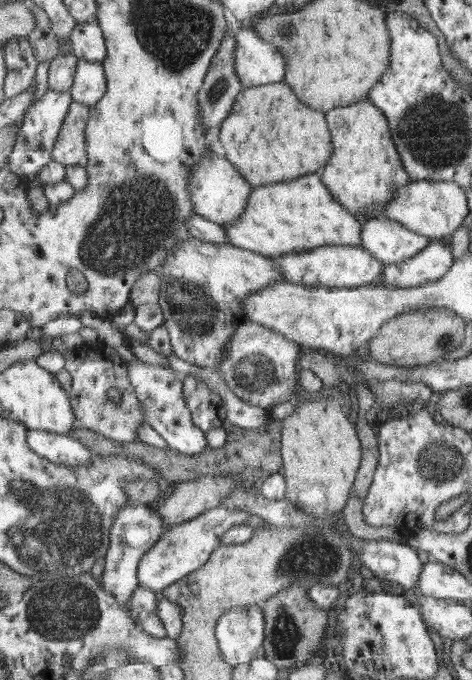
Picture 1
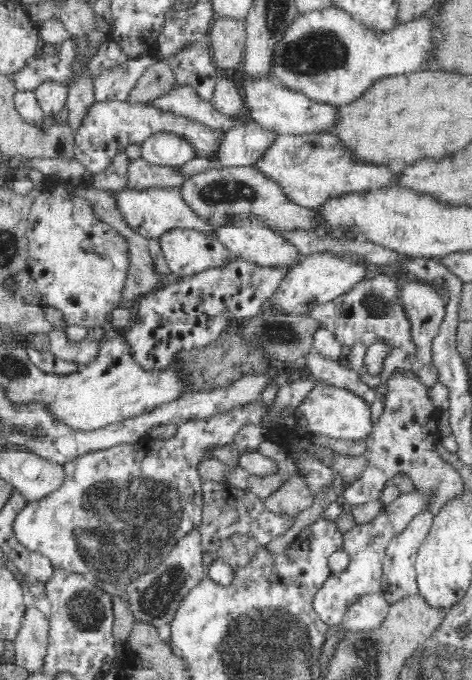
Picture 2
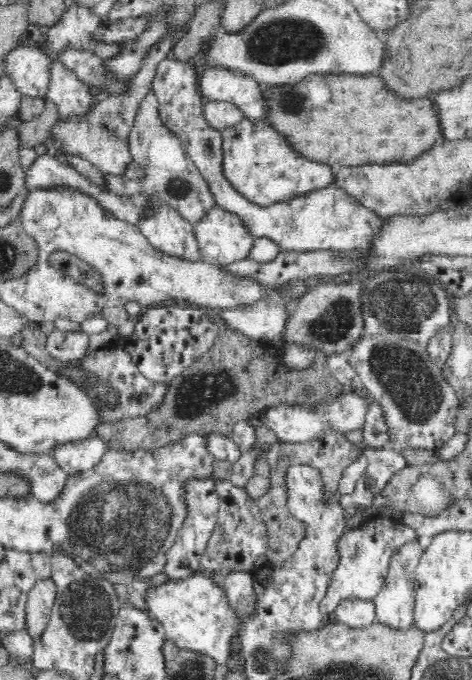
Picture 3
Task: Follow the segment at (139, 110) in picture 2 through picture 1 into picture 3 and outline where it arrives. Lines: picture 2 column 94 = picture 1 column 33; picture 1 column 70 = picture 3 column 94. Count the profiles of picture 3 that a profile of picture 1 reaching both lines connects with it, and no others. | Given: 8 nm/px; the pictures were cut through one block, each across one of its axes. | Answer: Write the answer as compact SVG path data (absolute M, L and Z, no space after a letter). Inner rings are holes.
M54 59L50 70L50 91L47 97L57 106L60 113L58 123L66 124L71 121L80 121L90 116L94 108L101 102L101 97L84 84L60 59Z

